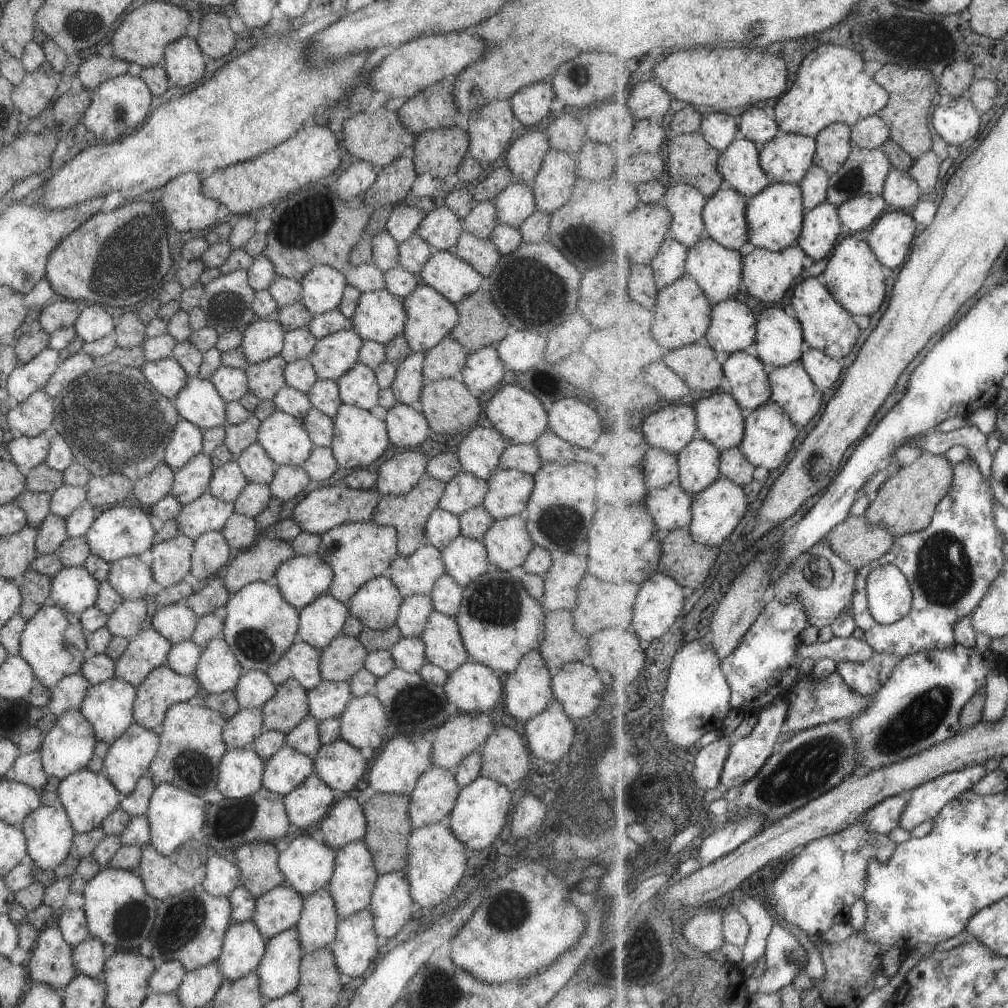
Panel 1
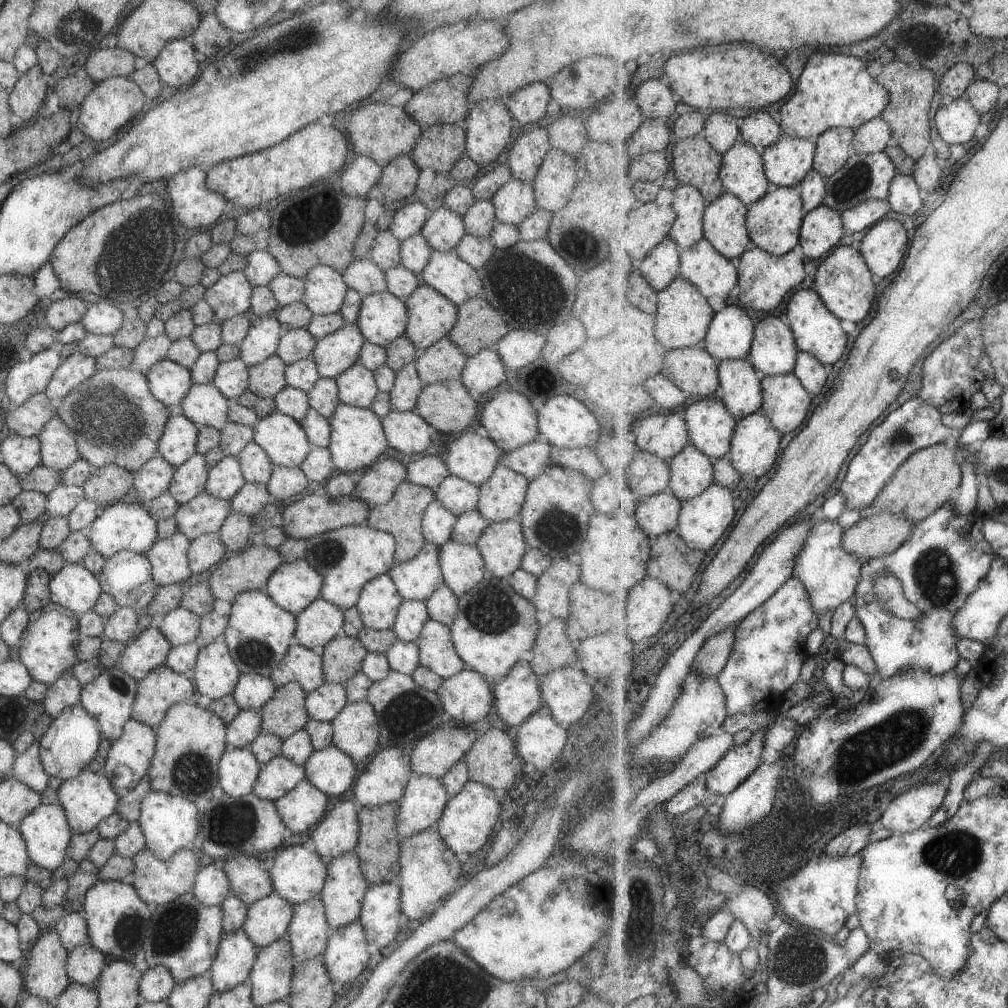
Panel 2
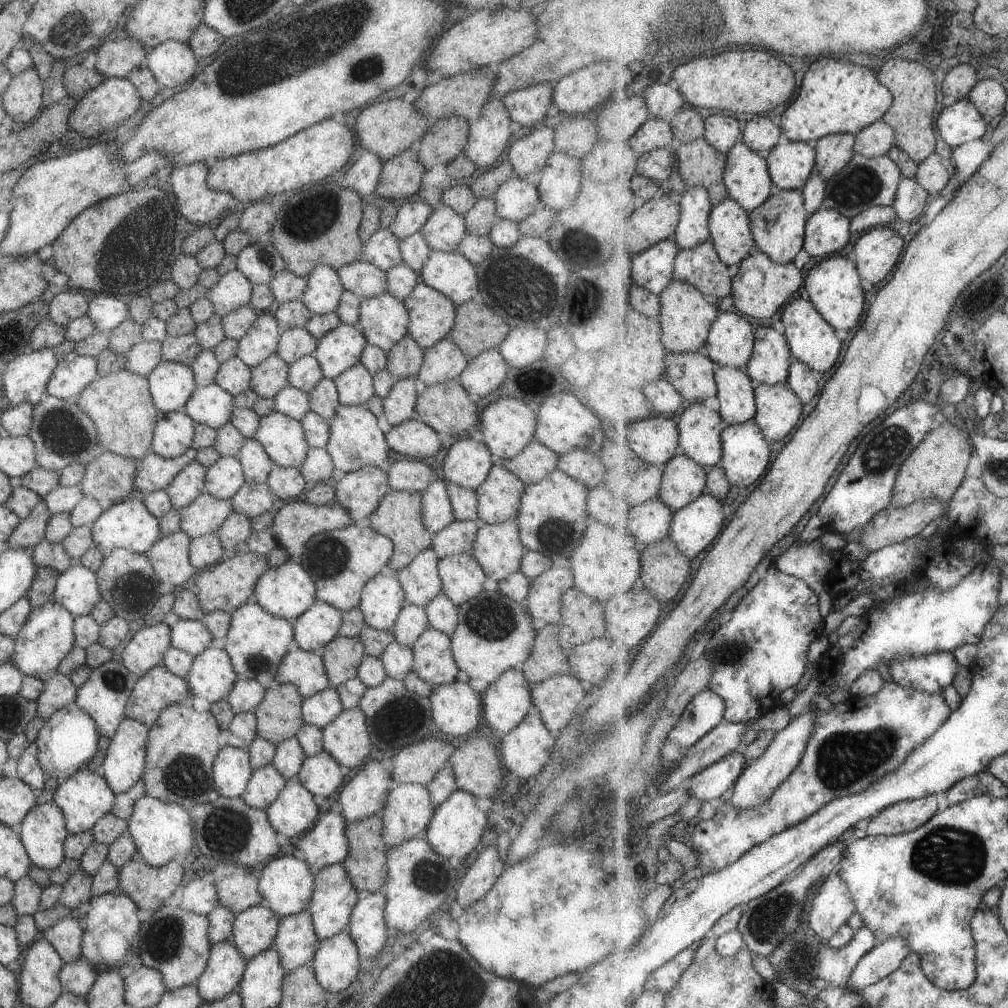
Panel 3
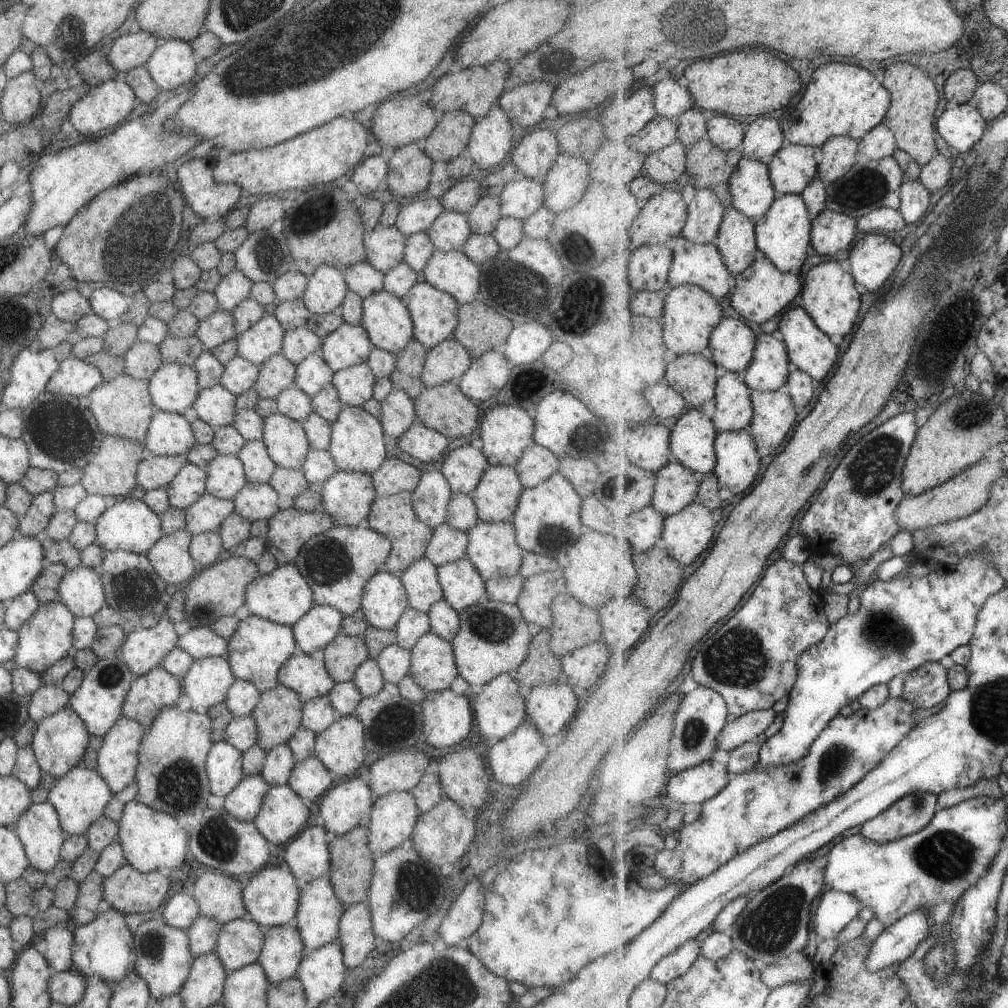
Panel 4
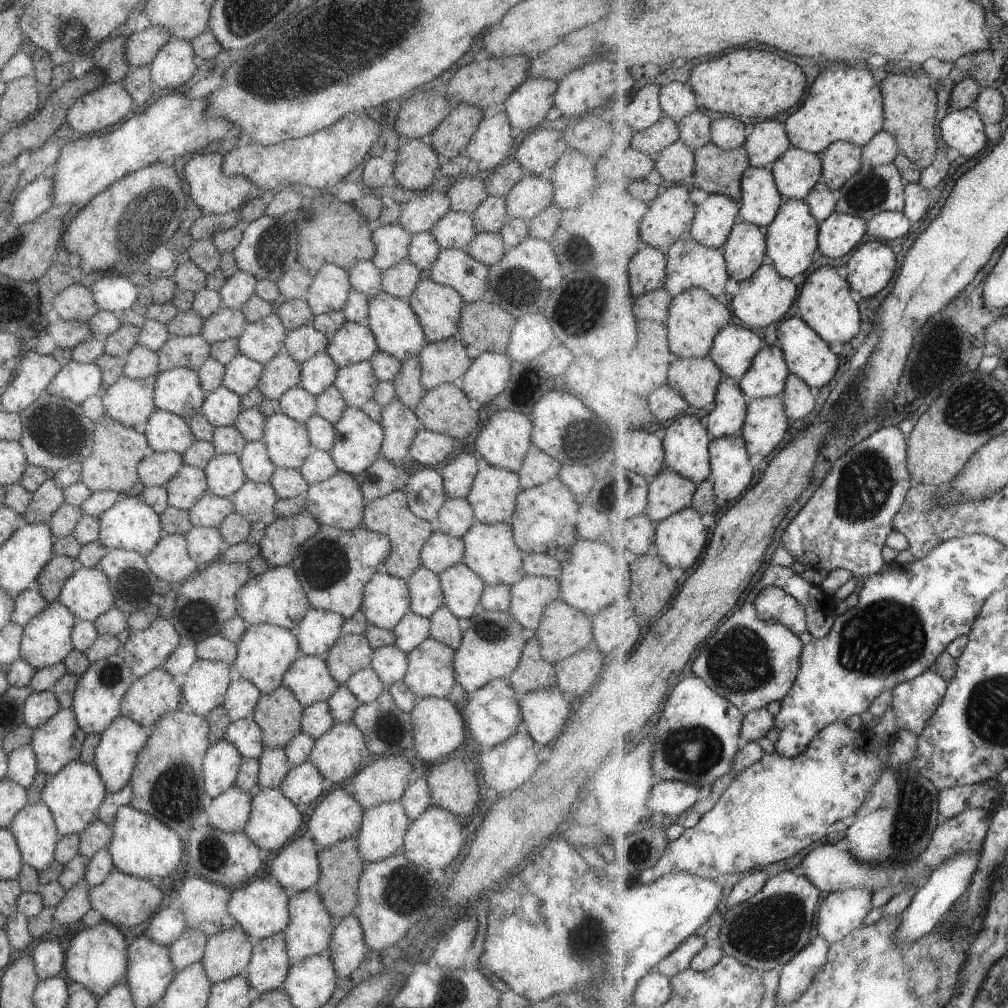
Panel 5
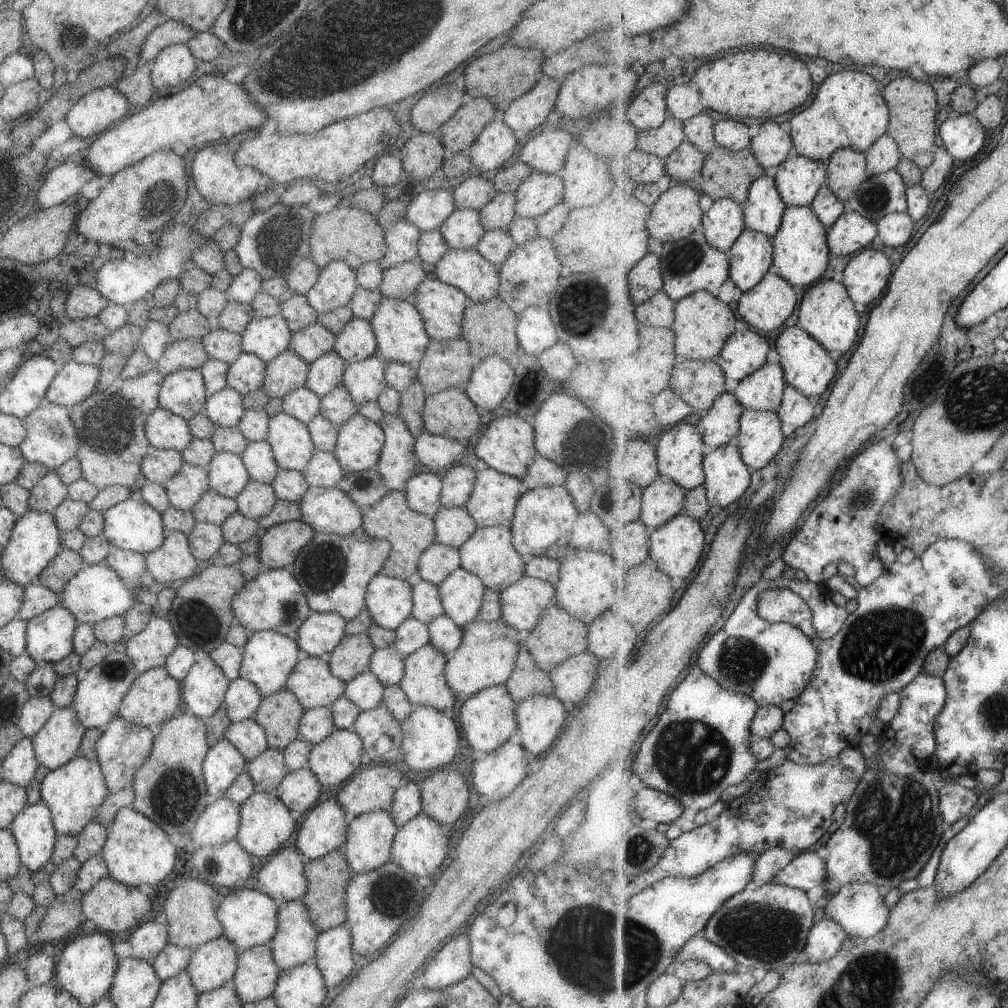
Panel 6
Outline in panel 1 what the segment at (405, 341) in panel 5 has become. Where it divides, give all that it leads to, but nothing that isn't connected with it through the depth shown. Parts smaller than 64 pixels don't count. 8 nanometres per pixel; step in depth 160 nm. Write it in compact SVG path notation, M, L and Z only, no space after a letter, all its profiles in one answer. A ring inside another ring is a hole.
M383 288L362 292L350 319L362 341L384 345L403 330L405 315L402 299Z

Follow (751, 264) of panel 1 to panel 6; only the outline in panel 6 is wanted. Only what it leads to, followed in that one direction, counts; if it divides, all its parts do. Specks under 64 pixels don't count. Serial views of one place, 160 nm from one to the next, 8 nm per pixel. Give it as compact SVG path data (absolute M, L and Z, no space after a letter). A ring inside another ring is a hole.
M769 271L755 288L742 293L736 310L753 328L769 332L779 328L797 306L795 288L785 277Z

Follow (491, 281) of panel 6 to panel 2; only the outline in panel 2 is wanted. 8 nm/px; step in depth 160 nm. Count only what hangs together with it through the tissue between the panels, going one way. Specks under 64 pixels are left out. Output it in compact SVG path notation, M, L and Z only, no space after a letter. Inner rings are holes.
M432 249L427 264L419 272L419 279L455 306L481 294L482 284L477 270L465 264L453 250Z

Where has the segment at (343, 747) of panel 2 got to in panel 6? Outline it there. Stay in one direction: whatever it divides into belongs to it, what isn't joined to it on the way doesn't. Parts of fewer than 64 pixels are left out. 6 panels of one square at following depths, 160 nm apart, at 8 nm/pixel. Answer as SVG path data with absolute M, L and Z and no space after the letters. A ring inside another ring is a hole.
M334 728L320 743L312 745L305 766L315 775L325 793L329 794L363 768L359 759L361 753L362 742L355 732Z

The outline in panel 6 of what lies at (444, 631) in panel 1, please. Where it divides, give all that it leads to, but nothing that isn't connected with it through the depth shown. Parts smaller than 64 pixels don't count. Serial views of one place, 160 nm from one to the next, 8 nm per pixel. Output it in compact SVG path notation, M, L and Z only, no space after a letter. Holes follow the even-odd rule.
M428 642L404 657L404 673L399 679L399 688L403 691L405 698L415 706L427 705L440 711L449 712L454 693L446 684L443 671L447 657Z

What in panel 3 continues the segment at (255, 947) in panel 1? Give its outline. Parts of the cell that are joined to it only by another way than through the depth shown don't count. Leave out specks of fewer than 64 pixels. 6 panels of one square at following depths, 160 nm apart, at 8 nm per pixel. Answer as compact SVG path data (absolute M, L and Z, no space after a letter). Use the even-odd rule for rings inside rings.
M229 940L212 944L207 954L207 964L194 983L203 1003L219 1000L234 992L245 964L243 956Z

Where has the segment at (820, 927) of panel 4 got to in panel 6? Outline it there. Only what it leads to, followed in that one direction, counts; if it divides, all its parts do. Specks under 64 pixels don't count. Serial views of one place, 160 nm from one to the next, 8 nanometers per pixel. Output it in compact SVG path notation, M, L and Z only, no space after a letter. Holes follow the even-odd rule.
M849 883L839 891L831 895L823 902L823 909L826 916L831 920L836 920L844 927L849 937L869 938L881 932L890 919L890 909L885 904L885 891L877 885Z

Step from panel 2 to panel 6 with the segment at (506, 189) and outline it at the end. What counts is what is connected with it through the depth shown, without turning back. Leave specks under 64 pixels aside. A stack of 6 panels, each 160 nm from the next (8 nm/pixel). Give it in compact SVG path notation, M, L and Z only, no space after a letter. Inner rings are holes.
M531 170L527 178L514 190L513 212L518 217L541 216L561 202L561 179L558 174Z

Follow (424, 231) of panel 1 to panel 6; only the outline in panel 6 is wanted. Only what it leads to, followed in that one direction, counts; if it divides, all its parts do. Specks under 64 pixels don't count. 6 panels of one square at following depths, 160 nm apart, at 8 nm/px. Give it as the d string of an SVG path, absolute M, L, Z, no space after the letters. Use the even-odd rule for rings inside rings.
M453 209L437 229L449 249L474 247L485 232L480 225L478 211L473 209Z

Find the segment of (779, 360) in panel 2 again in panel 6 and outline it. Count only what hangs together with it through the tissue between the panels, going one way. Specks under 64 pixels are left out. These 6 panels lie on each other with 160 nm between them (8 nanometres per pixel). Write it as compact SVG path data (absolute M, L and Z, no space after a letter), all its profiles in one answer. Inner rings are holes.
M780 361L768 362L740 381L734 392L747 409L777 411L787 386Z

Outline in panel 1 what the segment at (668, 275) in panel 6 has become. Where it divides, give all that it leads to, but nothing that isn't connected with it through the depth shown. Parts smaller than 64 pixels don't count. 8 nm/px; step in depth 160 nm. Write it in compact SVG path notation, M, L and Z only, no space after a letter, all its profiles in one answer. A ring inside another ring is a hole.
M707 237L692 246L688 252L688 275L695 279L705 294L712 301L713 306L733 298L739 292L741 274L744 274L744 258L739 249L730 249L719 244L714 238Z

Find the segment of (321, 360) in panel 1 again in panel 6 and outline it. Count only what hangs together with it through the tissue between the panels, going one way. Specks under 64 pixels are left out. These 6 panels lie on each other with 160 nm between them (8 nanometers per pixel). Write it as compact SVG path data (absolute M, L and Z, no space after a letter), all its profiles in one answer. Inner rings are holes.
M352 316L345 326L334 334L332 351L347 364L377 354L375 337L369 321Z

